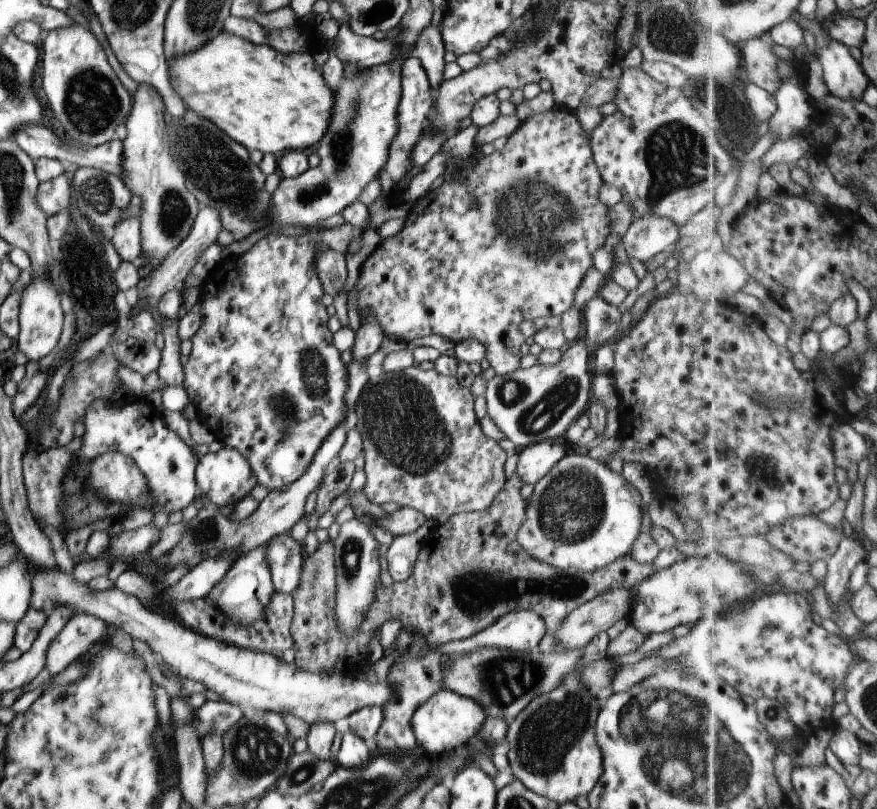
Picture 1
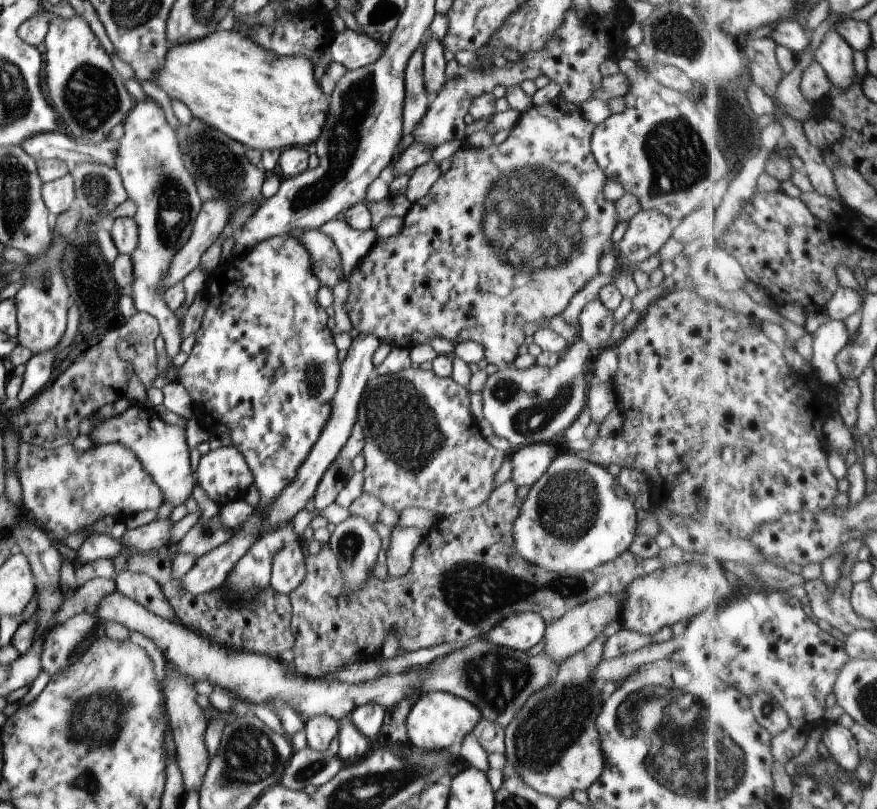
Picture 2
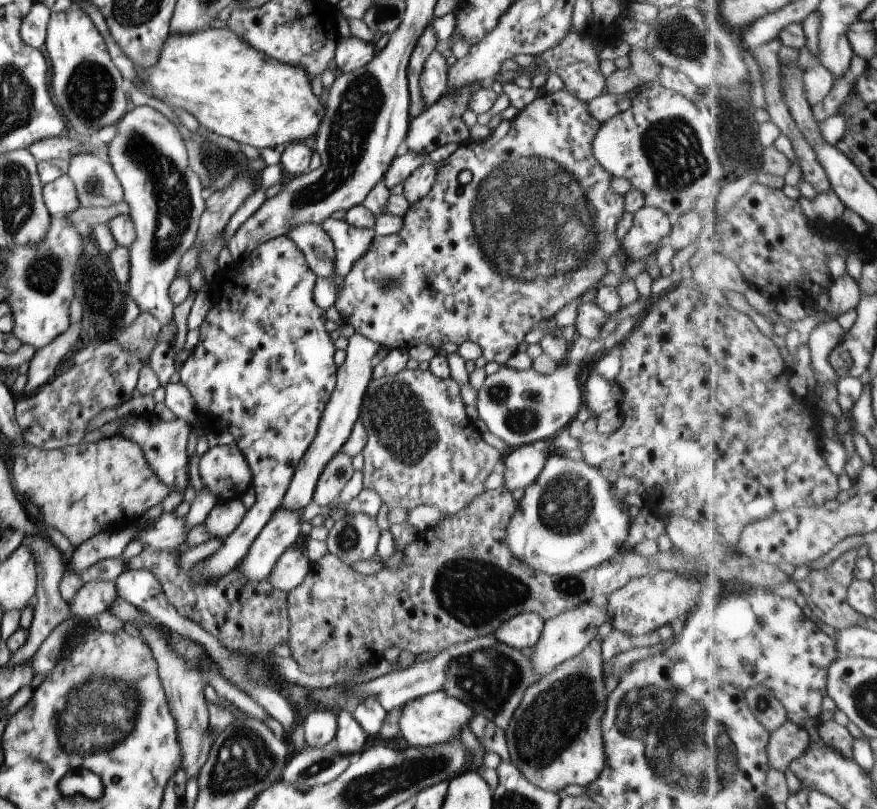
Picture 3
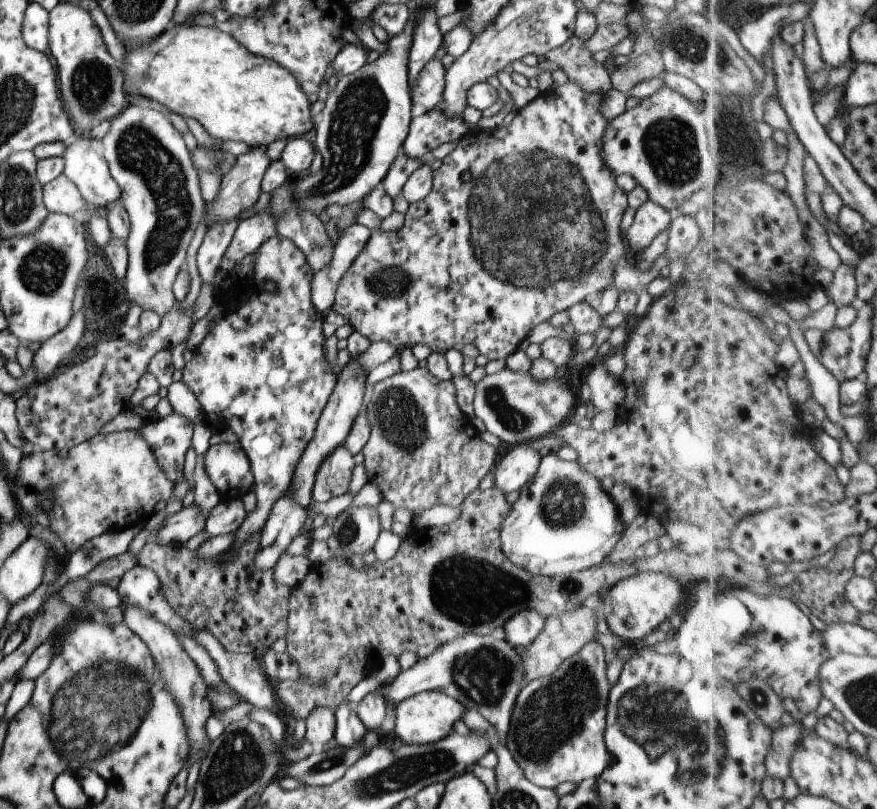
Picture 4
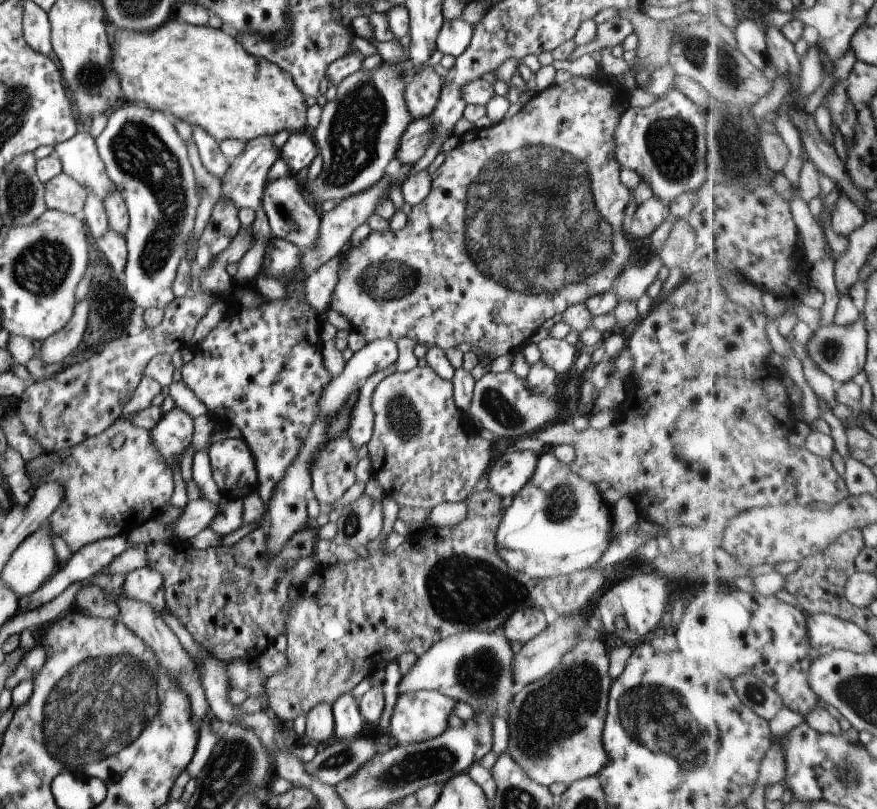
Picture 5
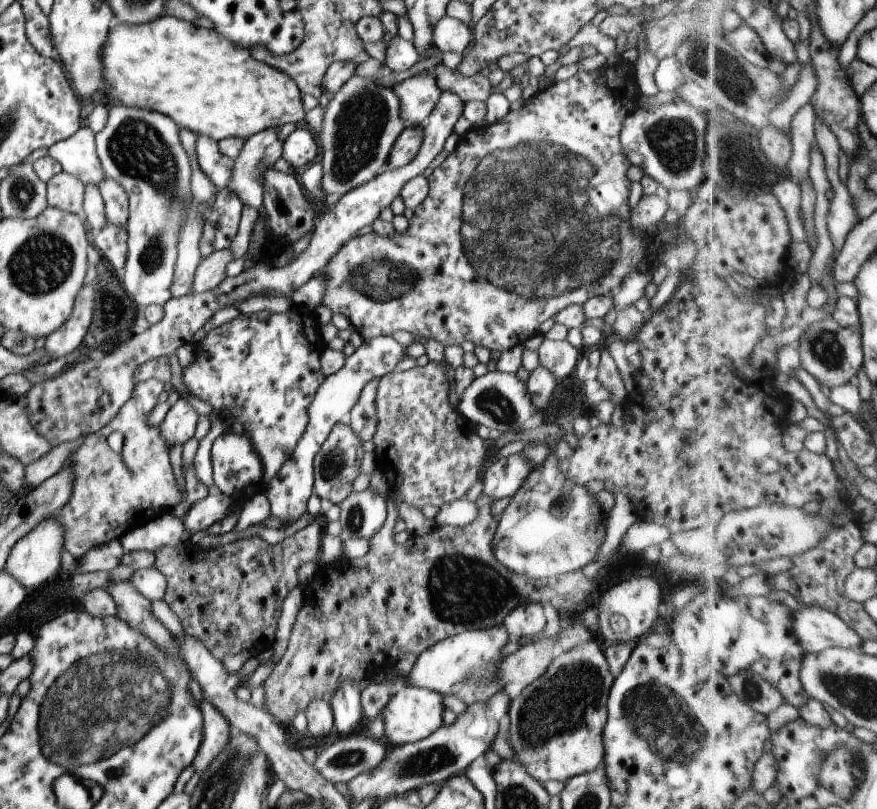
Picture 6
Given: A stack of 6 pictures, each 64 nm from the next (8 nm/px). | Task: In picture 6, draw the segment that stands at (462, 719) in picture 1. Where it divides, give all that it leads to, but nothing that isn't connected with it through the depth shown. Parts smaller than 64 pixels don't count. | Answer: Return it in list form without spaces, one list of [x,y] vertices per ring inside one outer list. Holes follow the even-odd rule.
[[[409,685],[399,690],[387,701],[380,714],[383,716],[383,732],[390,746],[401,746],[427,738],[429,734],[441,728],[441,714],[445,710],[441,694],[426,688],[415,688]]]

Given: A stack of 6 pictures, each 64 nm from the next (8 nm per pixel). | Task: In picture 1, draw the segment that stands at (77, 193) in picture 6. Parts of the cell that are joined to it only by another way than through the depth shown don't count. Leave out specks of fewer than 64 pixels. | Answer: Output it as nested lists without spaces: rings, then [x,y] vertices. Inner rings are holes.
[[[60,174],[51,180],[41,182],[35,192],[37,208],[41,208],[45,216],[53,216],[57,211],[69,208],[69,180]]]

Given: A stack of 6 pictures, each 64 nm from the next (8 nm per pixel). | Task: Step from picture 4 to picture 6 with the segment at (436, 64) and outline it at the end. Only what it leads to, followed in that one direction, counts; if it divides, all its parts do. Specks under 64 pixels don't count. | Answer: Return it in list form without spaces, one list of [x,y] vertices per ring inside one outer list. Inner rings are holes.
[[[428,71],[416,74],[392,86],[399,100],[399,116],[406,126],[422,126],[441,94],[435,76]]]

